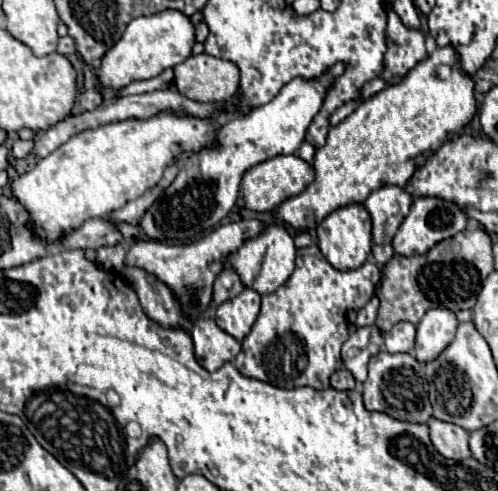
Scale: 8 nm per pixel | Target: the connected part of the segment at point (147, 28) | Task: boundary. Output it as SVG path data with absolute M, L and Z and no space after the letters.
M163 10L153 16L139 16L127 24L127 30L119 38L115 46L111 46L103 58L99 68L95 70L101 86L121 88L137 80L149 80L159 76L165 68L173 68L191 56L191 48L195 44L195 28L185 14L179 10Z

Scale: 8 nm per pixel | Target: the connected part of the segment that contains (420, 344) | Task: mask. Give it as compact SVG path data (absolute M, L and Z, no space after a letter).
M433 308L423 320L417 324L417 342L415 342L415 358L419 362L435 360L455 338L457 334L457 318L451 310Z

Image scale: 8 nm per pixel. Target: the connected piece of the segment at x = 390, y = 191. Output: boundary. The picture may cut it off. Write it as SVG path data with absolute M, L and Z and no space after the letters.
M383 186L369 194L365 208L373 220L373 242L391 244L405 214L409 214L413 198L399 186Z

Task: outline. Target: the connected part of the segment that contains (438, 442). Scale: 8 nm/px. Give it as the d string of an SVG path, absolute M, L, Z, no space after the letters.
M429 418L427 426L429 426L431 442L443 458L451 458L451 460L459 462L459 460L465 460L471 456L469 444L467 444L469 434L465 430L461 430L459 426L453 426L449 422L441 422L437 418Z

